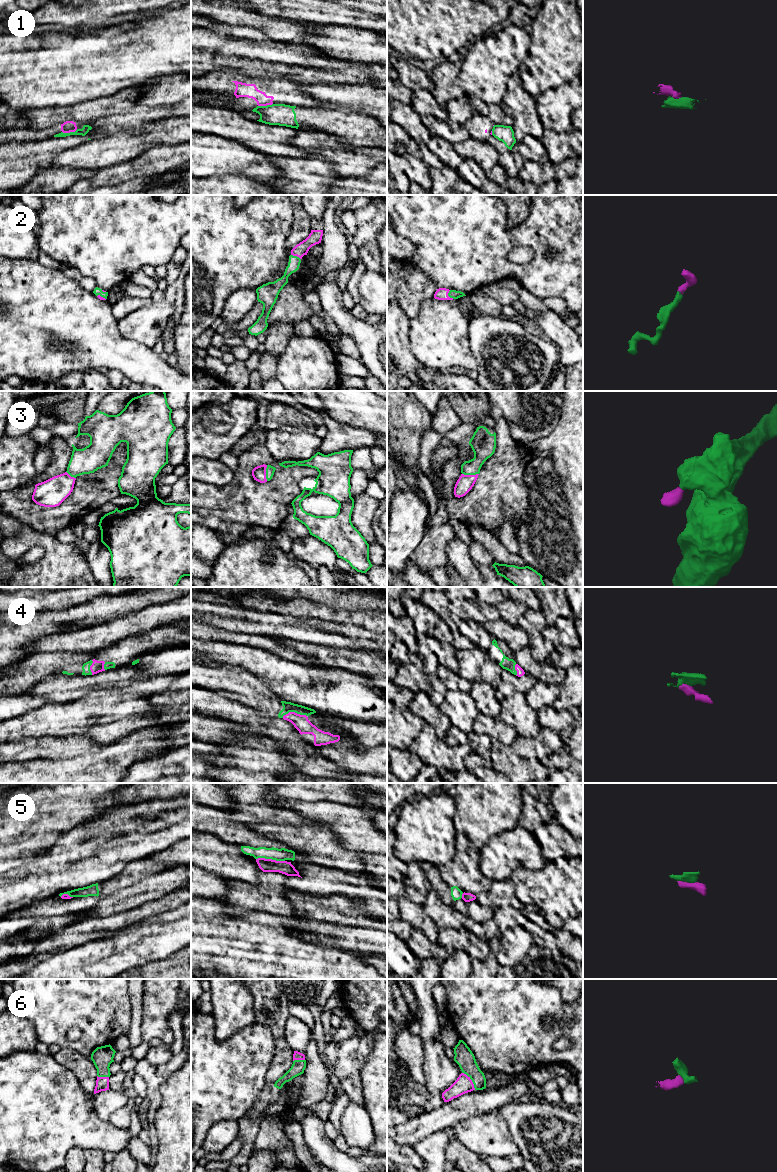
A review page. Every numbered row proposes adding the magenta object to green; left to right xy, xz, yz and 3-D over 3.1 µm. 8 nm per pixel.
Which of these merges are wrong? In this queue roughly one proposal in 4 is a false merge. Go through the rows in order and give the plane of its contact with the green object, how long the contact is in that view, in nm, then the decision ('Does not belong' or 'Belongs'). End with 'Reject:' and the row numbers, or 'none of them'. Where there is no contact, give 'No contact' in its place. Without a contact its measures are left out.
1: Touches green in xy. Shared border 130 nm. Does not belong
2: Touches green in yz. Shared border 80 nm. Belongs
3: Touches green in yz. Shared border 140 nm. Belongs
4: Touches green in xz. Shared border 200 nm. Belongs
5: Touches green in xz. Shared border 240 nm. Belongs
6: Touches green in yz. Shared border 180 nm. Belongs
Reject: 1

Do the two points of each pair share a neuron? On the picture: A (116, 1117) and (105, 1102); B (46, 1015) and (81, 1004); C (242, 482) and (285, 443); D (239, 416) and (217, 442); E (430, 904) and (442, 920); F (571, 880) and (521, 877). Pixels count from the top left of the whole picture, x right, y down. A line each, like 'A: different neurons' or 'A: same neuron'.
A: different neurons
B: same neuron
C: different neurons
D: same neuron
E: same neuron
F: same neuron

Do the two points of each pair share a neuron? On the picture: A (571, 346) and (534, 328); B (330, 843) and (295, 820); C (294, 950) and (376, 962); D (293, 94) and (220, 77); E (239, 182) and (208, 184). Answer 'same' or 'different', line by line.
A: different
B: different
C: different
D: same
E: same

